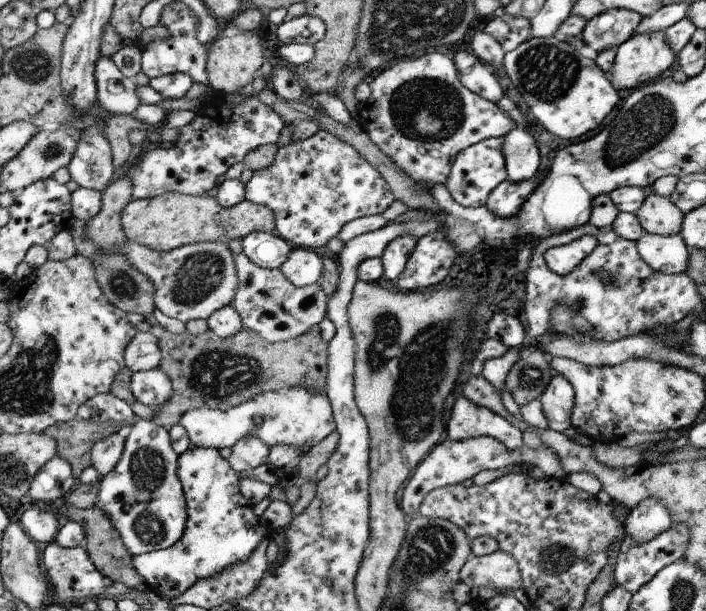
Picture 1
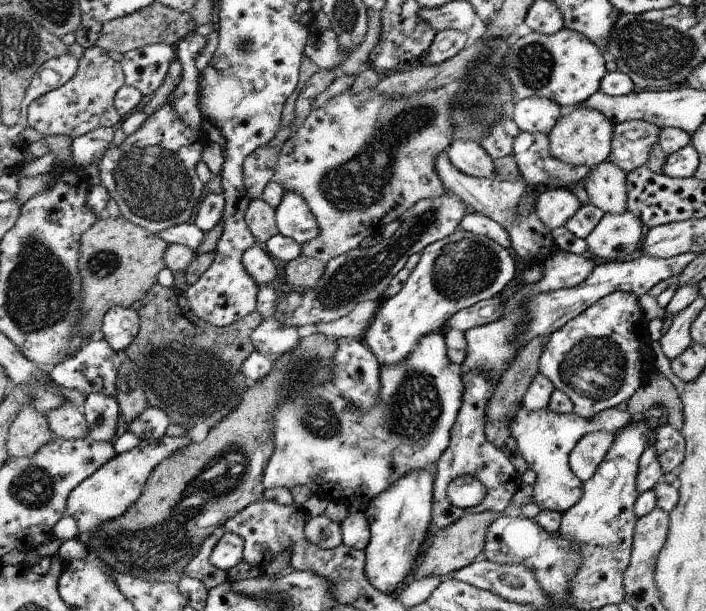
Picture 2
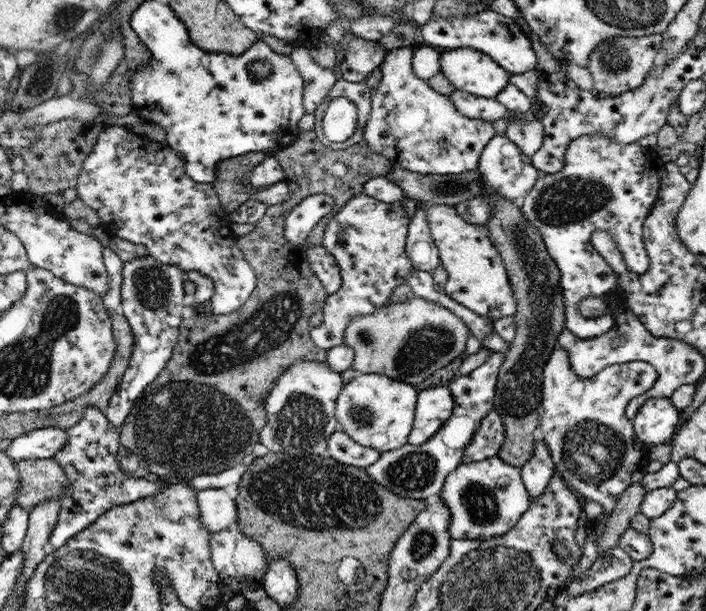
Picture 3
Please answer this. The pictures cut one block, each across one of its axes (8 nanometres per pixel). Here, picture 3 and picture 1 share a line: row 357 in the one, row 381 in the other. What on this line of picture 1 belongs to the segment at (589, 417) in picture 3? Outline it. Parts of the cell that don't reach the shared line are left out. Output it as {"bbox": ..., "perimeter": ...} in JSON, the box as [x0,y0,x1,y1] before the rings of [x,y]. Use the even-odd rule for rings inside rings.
{"bbox":[539,374,575,433],"perimeter":[[[554,374],[539,400],[549,429],[564,433],[572,427],[575,393],[564,376]]]}

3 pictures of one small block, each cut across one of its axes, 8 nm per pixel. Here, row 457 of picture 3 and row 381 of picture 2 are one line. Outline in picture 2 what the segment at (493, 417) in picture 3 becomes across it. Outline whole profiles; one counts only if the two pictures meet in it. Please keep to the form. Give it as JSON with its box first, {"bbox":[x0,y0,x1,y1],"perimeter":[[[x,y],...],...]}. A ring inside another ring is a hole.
{"bbox":[431,370,523,529],"perimeter":[[[474,370],[473,373],[462,374],[462,380],[464,383],[462,406],[458,408],[456,422],[450,430],[448,448],[444,449],[433,473],[431,523],[441,529],[448,528],[450,524],[454,524],[467,513],[480,513],[484,510],[502,512],[510,505],[513,494],[523,486],[522,475],[517,472],[510,459],[501,450],[498,450],[494,444],[490,444],[484,436],[484,412],[486,412],[486,406],[488,406],[488,401],[493,393],[492,382],[490,382],[492,378],[488,378],[488,374],[478,374],[478,370]],[[460,476],[474,476],[484,484],[486,496],[480,504],[460,508],[454,506],[446,498],[446,490],[448,490],[450,482],[454,482]]]}

